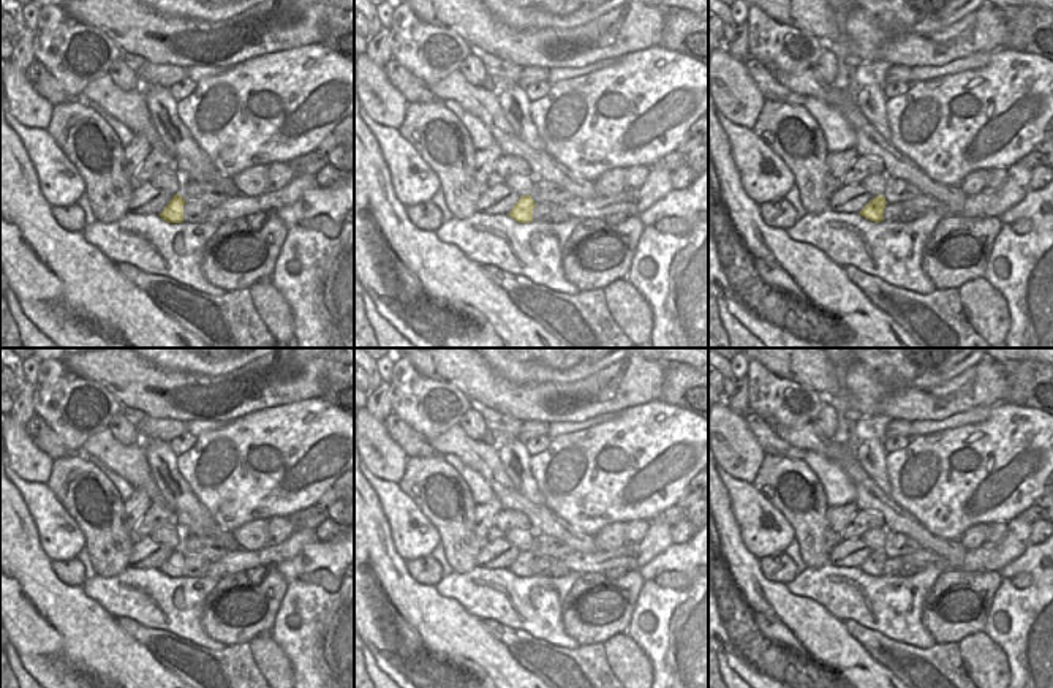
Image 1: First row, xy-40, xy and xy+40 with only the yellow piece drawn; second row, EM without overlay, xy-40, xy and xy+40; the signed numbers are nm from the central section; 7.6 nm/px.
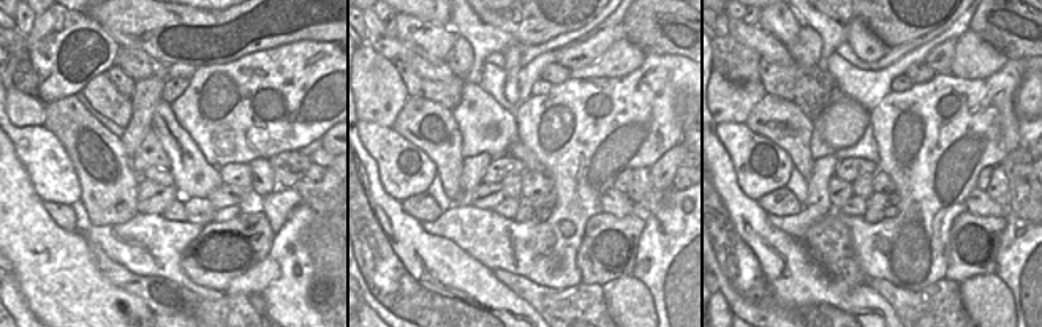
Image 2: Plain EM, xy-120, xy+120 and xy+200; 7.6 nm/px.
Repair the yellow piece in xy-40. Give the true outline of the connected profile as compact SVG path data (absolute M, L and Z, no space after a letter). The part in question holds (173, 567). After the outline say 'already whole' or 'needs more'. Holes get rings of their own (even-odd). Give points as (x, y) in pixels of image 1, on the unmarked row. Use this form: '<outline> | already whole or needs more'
M174 549L164 565L158 569L168 577L182 577L185 557L187 555L180 549Z | already whole

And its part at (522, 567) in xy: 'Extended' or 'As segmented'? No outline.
As segmented

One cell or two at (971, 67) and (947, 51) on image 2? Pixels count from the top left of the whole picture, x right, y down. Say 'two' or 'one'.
two

